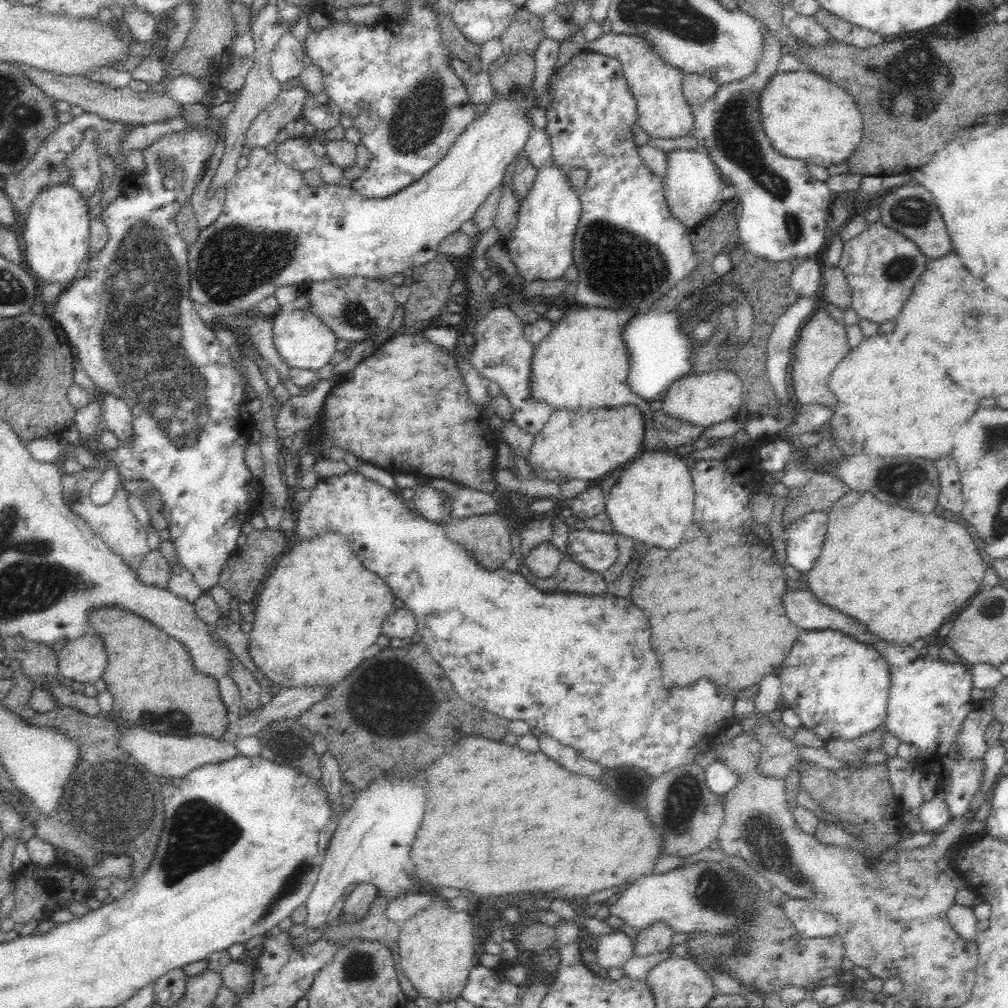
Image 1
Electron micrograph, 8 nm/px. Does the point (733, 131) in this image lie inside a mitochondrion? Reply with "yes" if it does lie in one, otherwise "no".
yes

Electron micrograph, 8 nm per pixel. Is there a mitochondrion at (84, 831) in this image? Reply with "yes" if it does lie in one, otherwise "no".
yes

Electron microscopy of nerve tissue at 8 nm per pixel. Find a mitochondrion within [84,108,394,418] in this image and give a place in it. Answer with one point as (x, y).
(230, 263)

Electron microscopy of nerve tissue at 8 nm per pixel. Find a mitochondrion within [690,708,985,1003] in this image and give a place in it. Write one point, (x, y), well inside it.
(764, 840)

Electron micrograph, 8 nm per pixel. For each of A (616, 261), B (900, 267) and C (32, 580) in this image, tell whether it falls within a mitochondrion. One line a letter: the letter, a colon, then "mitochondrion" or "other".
A: mitochondrion
B: mitochondrion
C: mitochondrion

